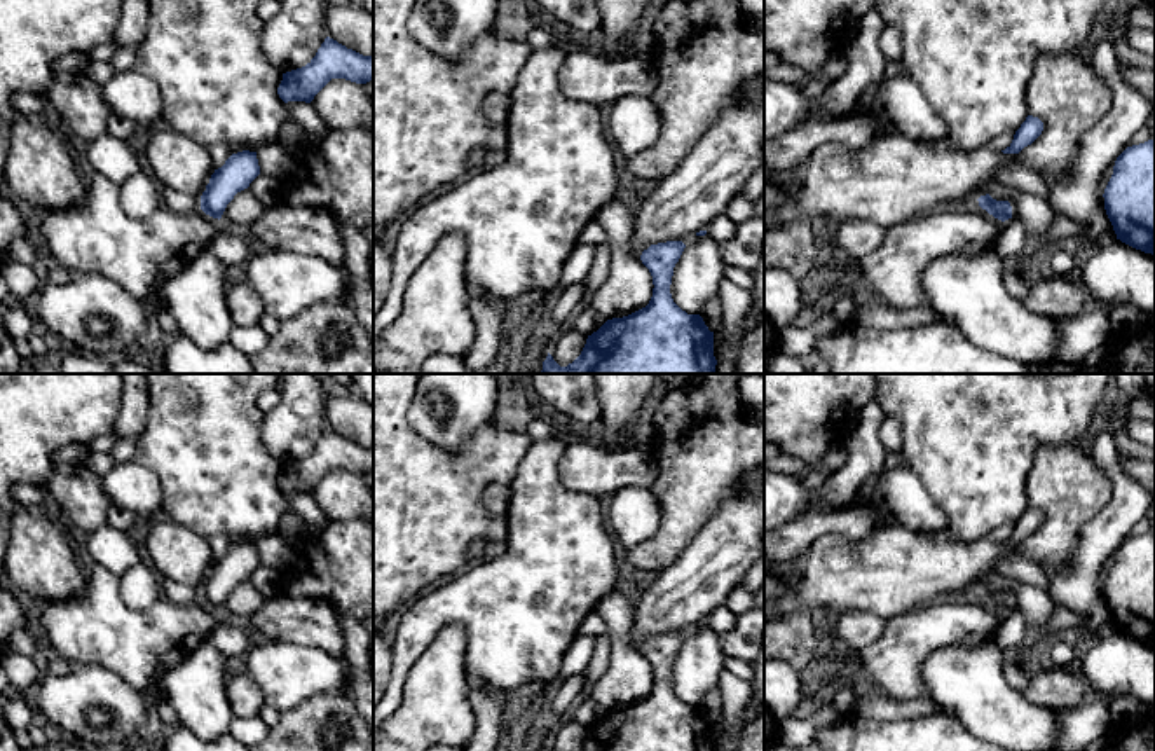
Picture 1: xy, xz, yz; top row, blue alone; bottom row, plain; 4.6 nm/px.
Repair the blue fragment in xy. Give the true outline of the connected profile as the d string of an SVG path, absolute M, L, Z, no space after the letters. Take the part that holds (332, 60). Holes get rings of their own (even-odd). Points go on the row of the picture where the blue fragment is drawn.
M326 37L305 66L283 73L277 94L284 103L311 103L331 79L356 84L373 80L373 56L363 56Z

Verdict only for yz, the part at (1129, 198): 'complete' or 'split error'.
complete

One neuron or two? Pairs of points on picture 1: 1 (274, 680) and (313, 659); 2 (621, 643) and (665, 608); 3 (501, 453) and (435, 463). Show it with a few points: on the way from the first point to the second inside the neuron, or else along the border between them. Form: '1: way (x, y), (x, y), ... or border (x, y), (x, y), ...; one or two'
1: way (283, 673), (299, 673), (304, 668); one
2: border (635, 601), (628, 641), (639, 650); two
3: way (485, 460), (480, 463), (451, 463); one

